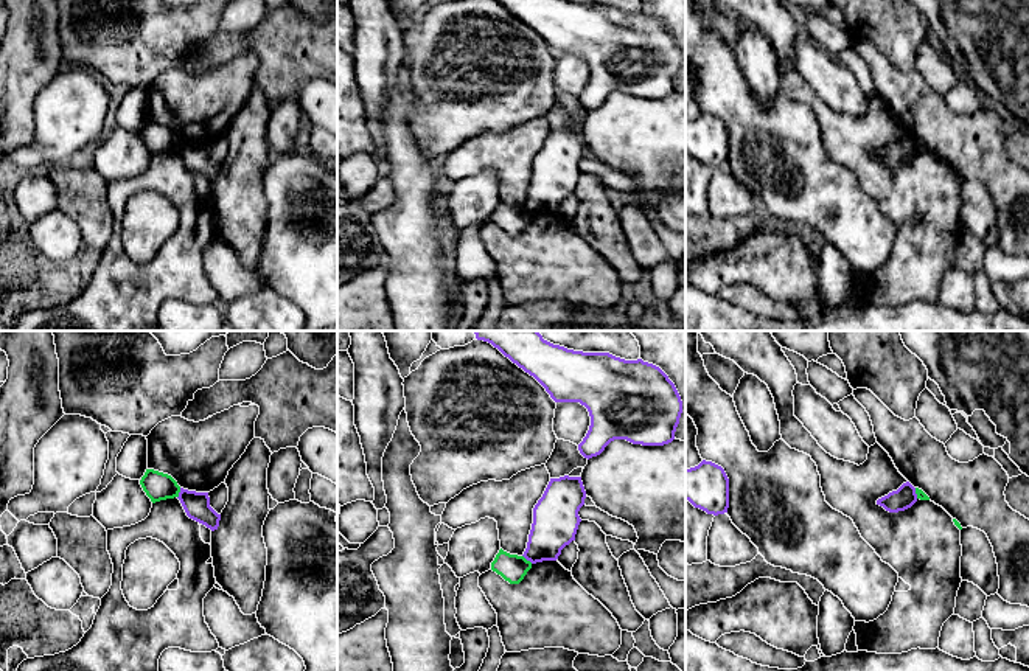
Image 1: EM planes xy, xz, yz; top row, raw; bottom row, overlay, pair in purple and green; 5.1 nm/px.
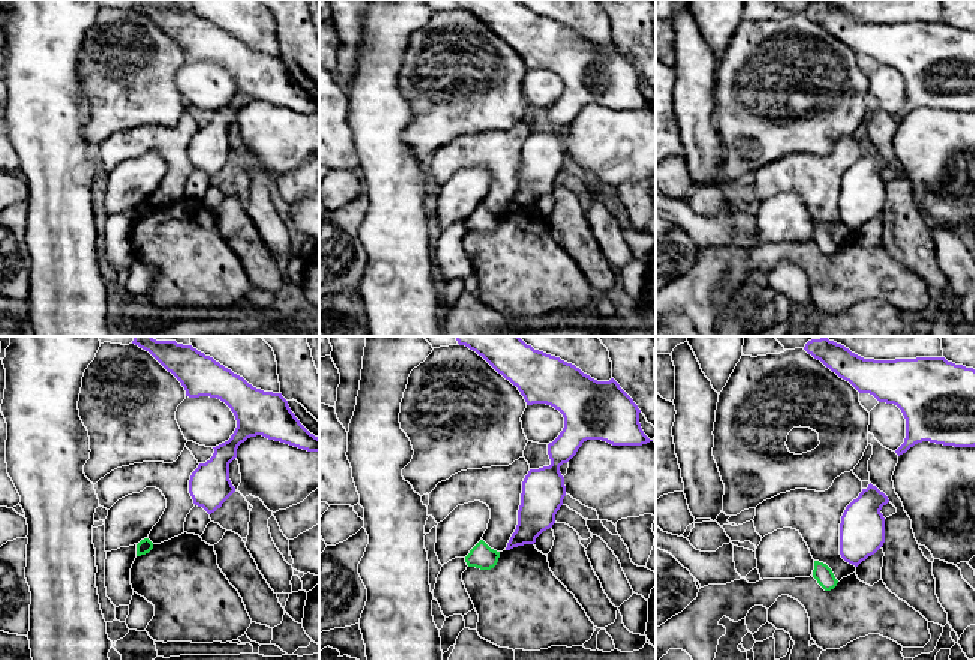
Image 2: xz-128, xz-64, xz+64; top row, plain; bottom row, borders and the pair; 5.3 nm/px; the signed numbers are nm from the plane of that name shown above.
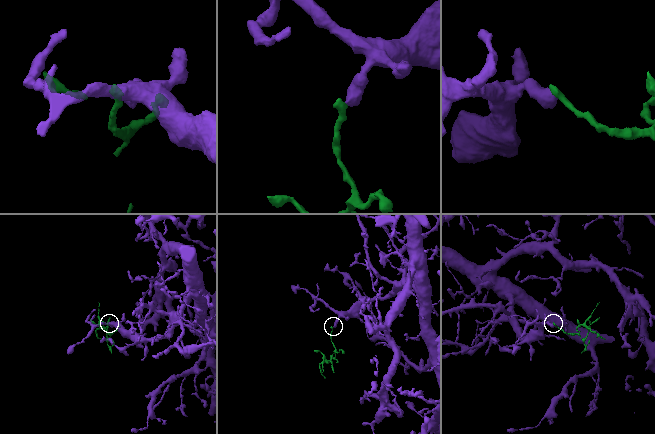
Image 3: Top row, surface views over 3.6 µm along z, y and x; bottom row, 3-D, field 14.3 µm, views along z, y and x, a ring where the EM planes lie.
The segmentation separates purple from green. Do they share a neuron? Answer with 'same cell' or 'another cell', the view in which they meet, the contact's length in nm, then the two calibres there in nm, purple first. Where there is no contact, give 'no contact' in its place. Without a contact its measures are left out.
another cell; contact in xy; length 60 nm; calibres 140 and 140 nm

